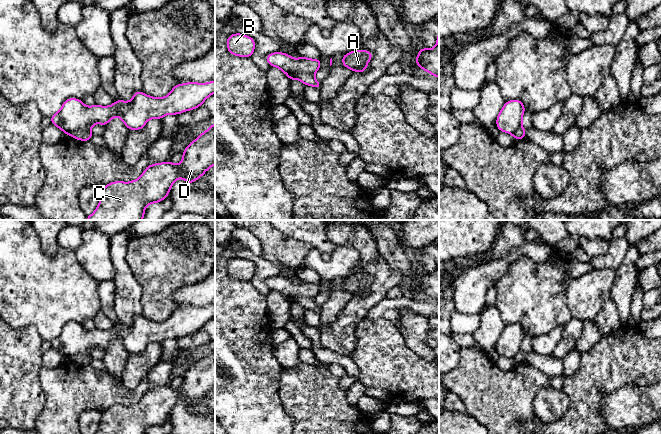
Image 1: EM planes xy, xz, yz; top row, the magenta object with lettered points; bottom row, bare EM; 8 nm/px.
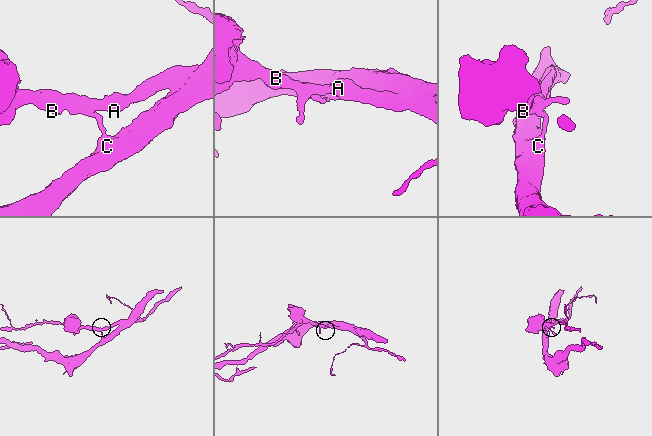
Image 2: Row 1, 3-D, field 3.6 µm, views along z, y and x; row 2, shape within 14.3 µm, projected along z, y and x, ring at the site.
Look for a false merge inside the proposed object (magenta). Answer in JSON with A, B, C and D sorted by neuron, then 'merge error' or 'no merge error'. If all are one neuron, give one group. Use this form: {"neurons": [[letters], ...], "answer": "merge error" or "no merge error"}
{"neurons": [["A", "B"], ["C", "D"]], "answer": "merge error"}

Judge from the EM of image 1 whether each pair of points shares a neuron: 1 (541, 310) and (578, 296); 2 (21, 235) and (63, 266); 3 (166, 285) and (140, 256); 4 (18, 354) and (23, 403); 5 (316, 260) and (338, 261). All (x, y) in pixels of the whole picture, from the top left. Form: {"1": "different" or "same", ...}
{"1": "different", "2": "same", "3": "same", "4": "same", "5": "same"}

